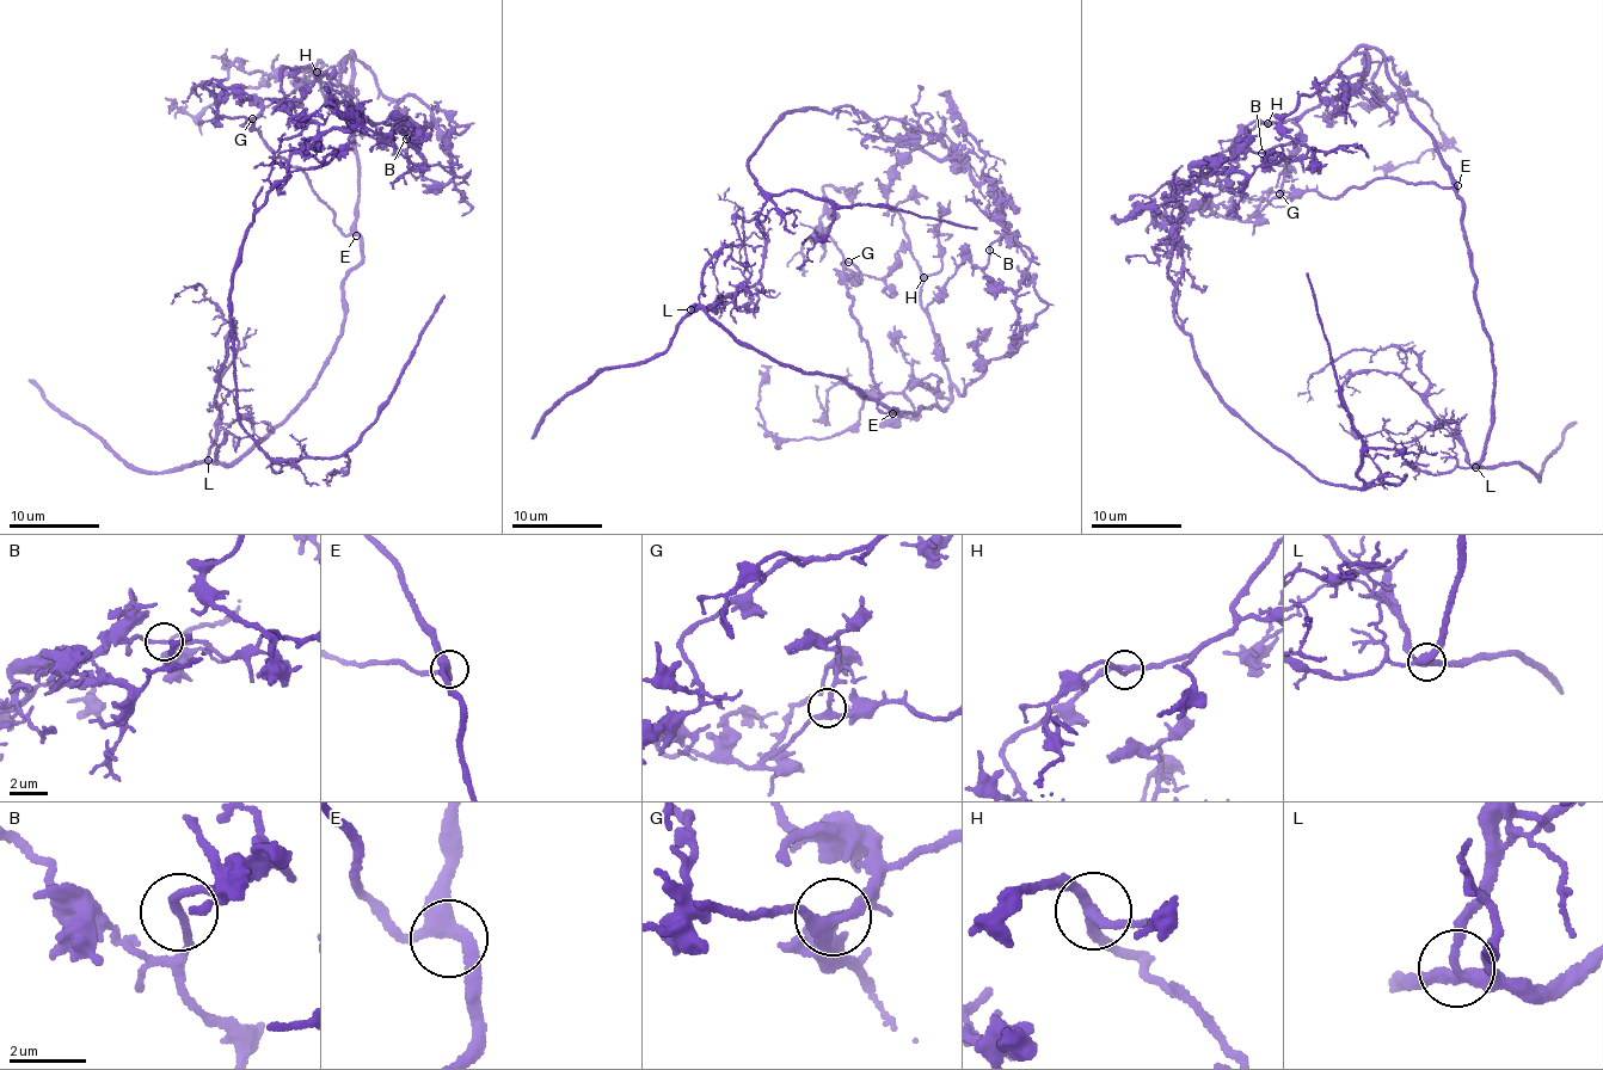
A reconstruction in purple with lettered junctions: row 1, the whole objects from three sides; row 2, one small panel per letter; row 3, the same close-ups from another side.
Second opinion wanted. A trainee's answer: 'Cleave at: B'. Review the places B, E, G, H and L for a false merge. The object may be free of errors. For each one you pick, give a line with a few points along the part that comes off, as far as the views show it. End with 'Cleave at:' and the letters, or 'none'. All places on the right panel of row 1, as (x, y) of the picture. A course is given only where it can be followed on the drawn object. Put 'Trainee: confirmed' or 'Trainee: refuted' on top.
Trainee: confirmed
B: Course of the part to remove: (1261, 153), (1208, 157), (1178, 195), (1177, 324), (1217, 398), (1330, 483), (1364, 485), (1362, 443), (1306, 272)
Cleave at: B

